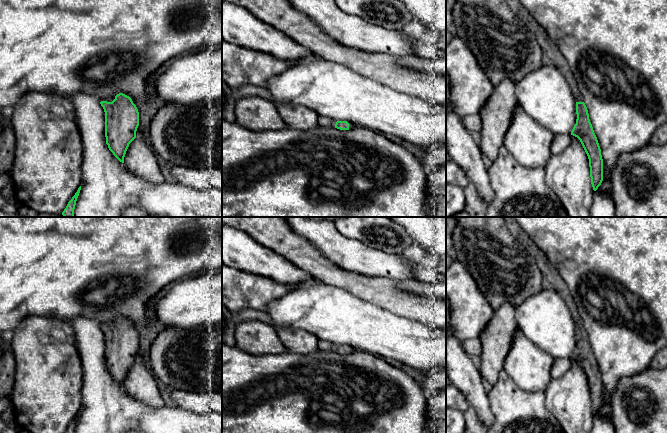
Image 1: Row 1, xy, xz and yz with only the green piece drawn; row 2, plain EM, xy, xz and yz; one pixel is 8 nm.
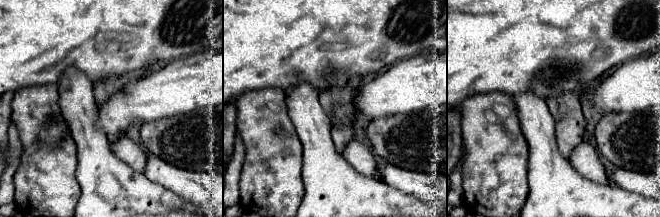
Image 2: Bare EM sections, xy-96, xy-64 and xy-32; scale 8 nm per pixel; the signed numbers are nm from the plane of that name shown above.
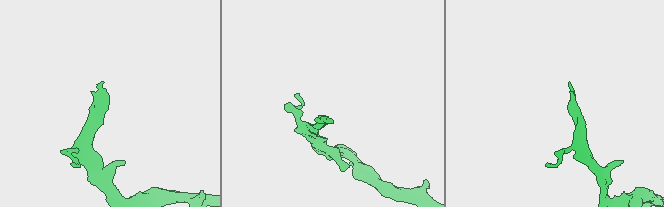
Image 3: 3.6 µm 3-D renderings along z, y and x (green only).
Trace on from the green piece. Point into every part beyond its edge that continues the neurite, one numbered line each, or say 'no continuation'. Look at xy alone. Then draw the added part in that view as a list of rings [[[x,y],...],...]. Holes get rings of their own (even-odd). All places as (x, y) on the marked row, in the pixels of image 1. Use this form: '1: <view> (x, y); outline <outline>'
no continuation

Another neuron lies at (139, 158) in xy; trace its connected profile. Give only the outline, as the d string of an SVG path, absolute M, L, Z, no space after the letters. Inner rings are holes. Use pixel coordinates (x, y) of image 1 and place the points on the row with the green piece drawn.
M135 138L129 144L124 157L124 164L148 182L161 184L165 181L154 150L143 140Z

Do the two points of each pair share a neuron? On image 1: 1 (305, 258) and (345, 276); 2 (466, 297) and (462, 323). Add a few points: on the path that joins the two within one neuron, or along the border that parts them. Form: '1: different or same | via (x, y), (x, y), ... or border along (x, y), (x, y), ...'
1: same | via (315, 264), (327, 273), (335, 276)
2: same | via (466, 303), (466, 317)

